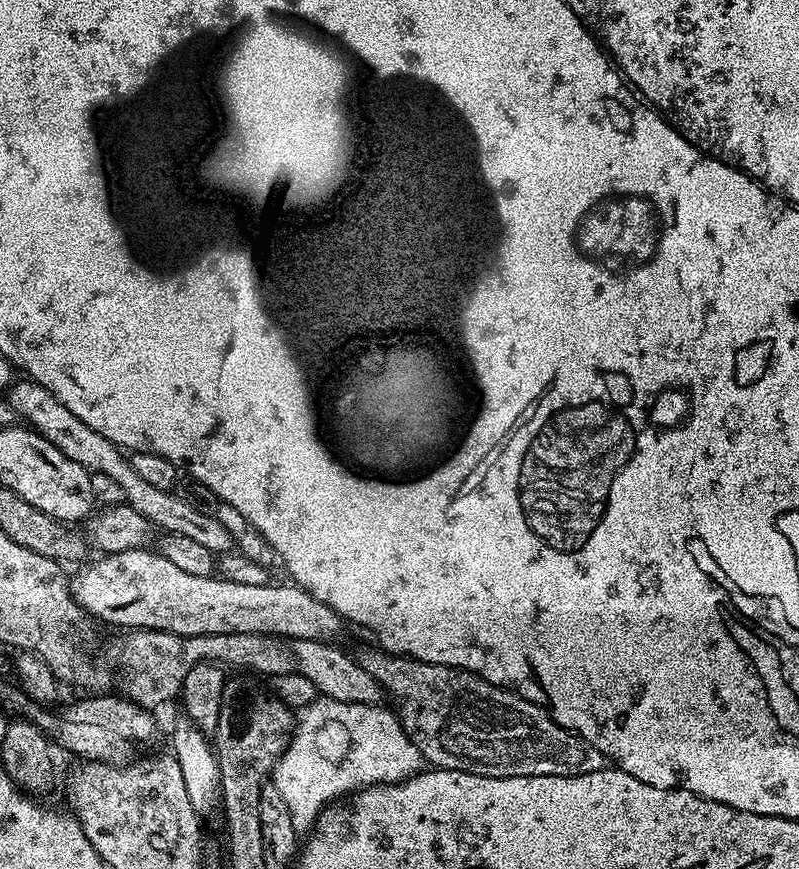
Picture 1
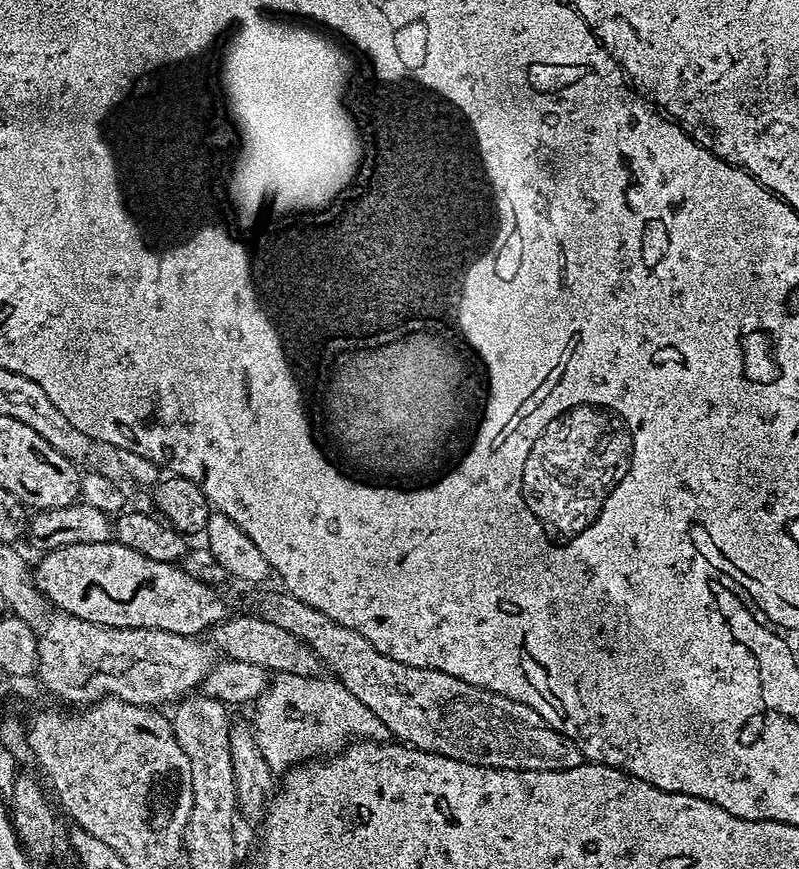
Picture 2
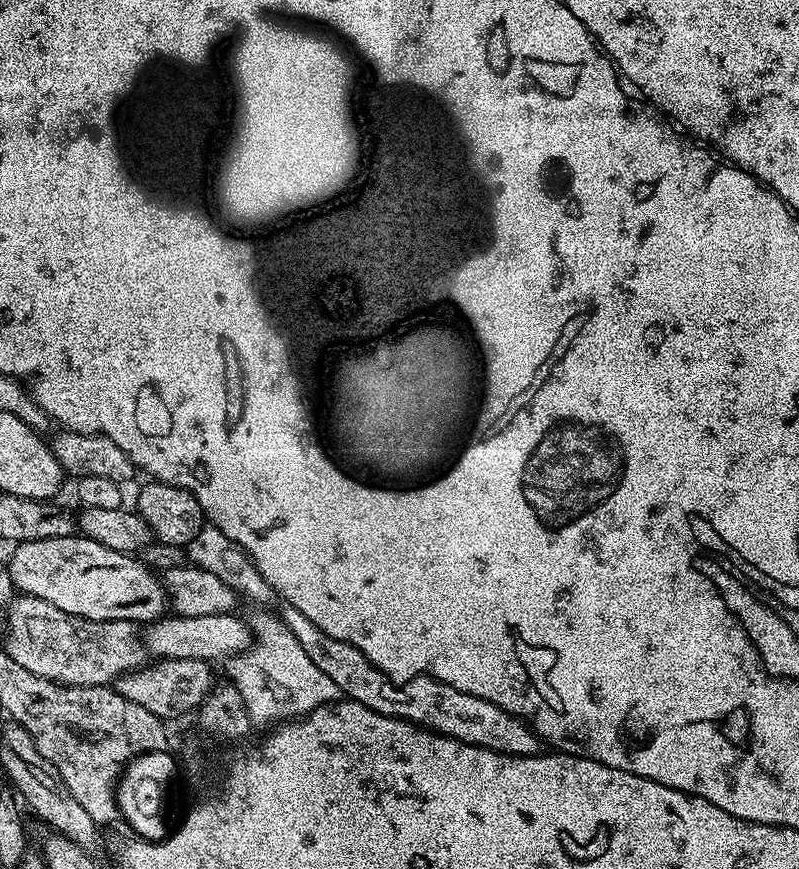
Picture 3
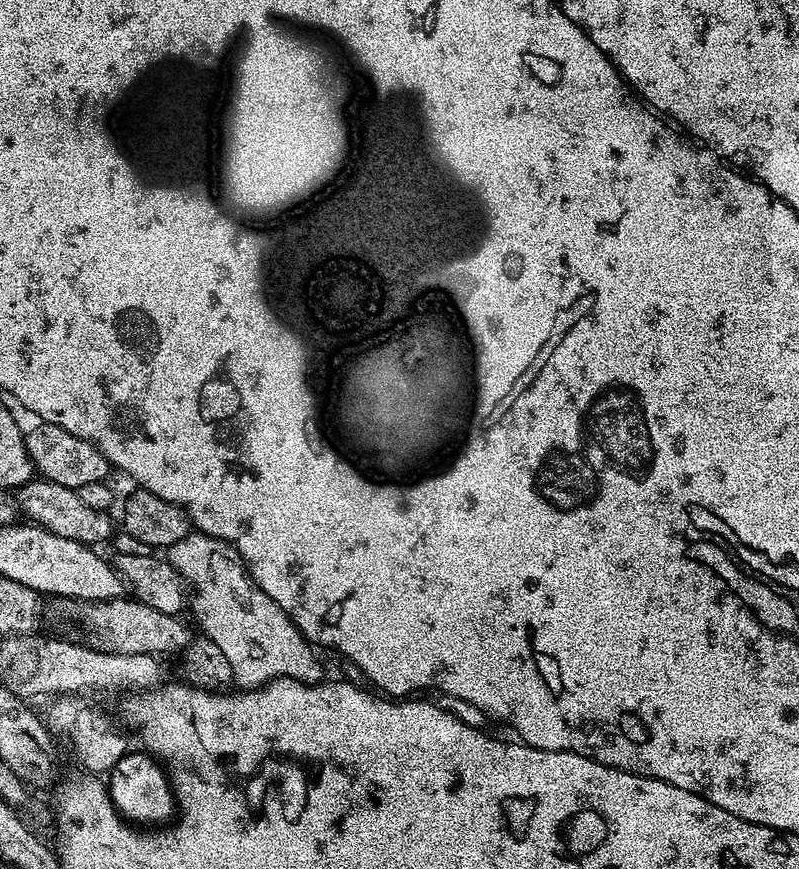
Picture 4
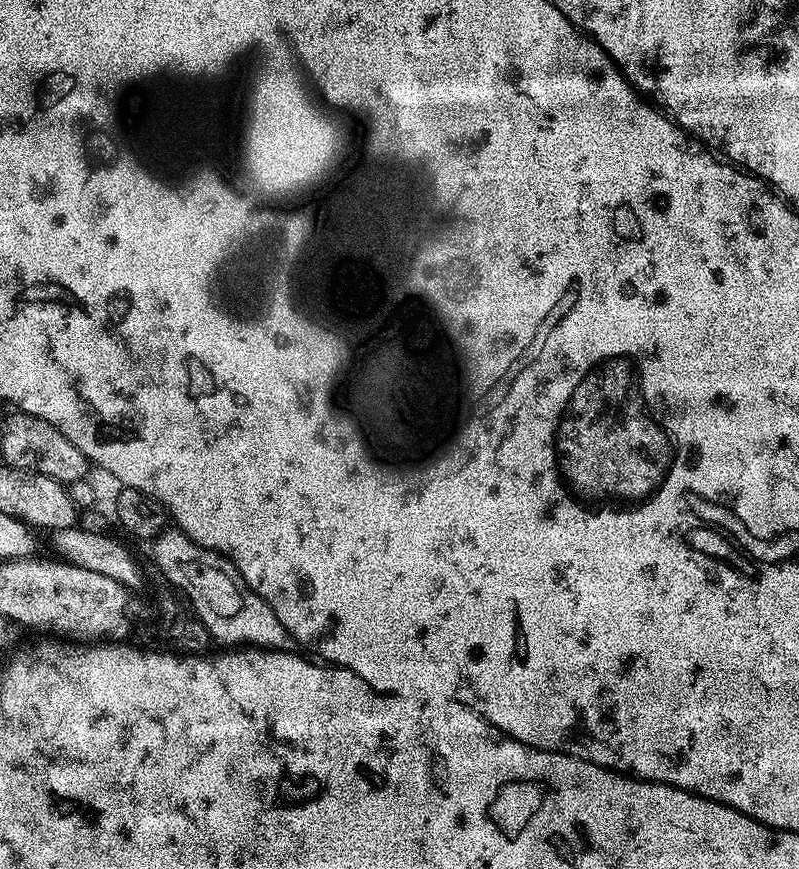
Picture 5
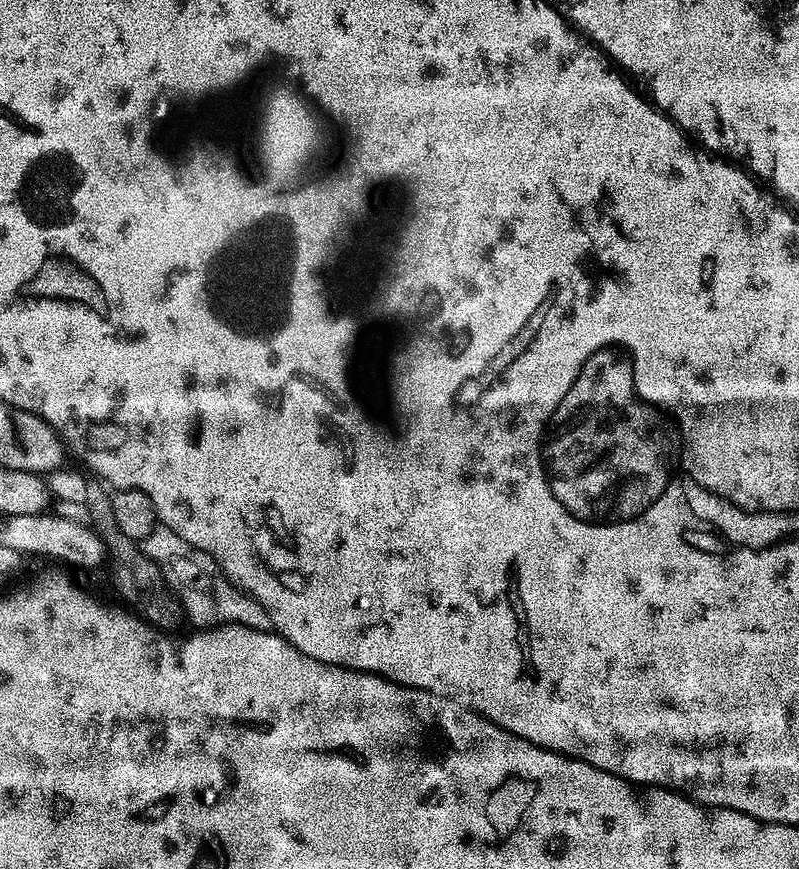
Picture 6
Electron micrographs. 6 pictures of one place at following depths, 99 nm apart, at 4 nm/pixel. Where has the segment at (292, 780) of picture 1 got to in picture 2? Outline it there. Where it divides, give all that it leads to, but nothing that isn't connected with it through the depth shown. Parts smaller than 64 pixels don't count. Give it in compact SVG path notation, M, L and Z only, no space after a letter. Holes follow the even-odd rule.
M279 673L254 701L256 713L250 720L256 730L258 750L262 750L262 758L266 758L266 766L270 766L274 774L283 774L311 757L308 756L311 752L335 749L349 738L383 741L389 735L388 727L380 721L378 714L362 706L340 680L325 676Z

